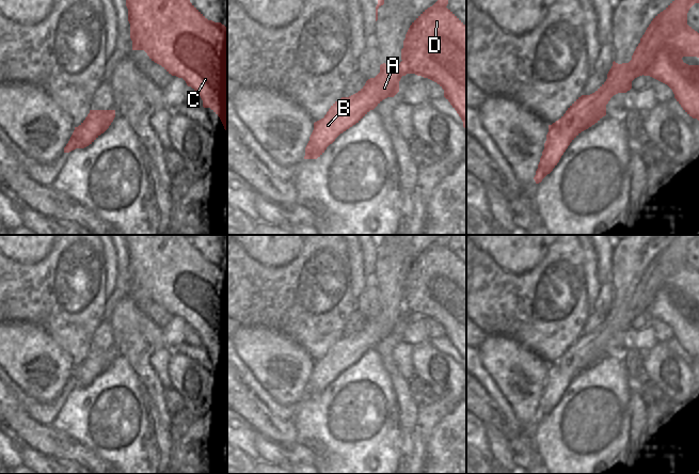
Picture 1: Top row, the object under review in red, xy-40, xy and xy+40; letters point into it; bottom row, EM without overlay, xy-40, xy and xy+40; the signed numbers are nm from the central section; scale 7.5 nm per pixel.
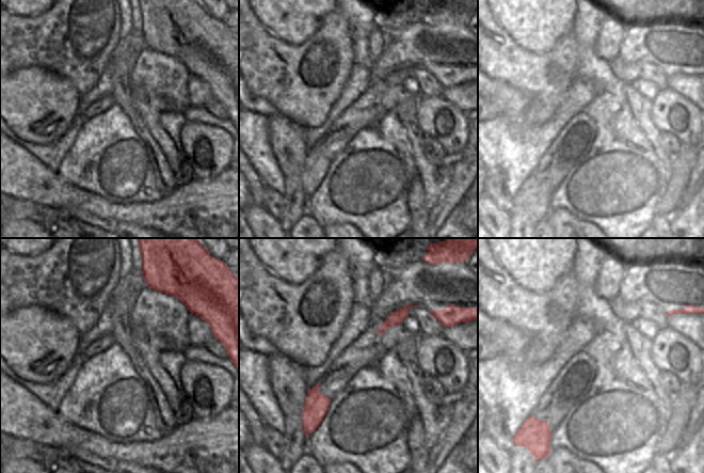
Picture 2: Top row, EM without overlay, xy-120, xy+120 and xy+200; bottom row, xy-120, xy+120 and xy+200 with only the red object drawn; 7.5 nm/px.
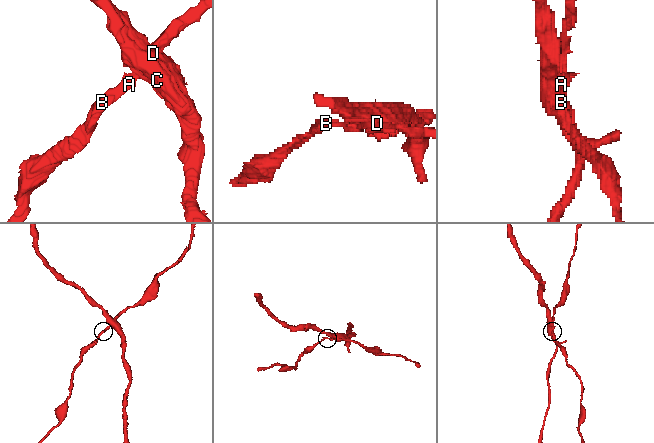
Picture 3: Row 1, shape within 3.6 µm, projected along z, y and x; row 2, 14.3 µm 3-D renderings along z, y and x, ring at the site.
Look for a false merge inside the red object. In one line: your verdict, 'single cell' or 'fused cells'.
fused cells

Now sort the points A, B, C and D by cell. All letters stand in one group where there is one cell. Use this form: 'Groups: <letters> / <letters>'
Groups: A B / C D.

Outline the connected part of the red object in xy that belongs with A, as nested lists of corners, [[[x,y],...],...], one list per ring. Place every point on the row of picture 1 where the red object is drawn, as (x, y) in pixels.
[[[383,63],[380,73],[368,79],[358,93],[335,101],[324,117],[314,123],[304,159],[320,157],[340,133],[359,123],[383,99],[394,97],[399,92],[402,76],[400,67],[387,69]]]

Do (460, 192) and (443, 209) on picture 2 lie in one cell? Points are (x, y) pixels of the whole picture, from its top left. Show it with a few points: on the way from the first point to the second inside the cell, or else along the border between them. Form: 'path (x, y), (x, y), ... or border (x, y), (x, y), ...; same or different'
path (456, 196), (447, 205); same

